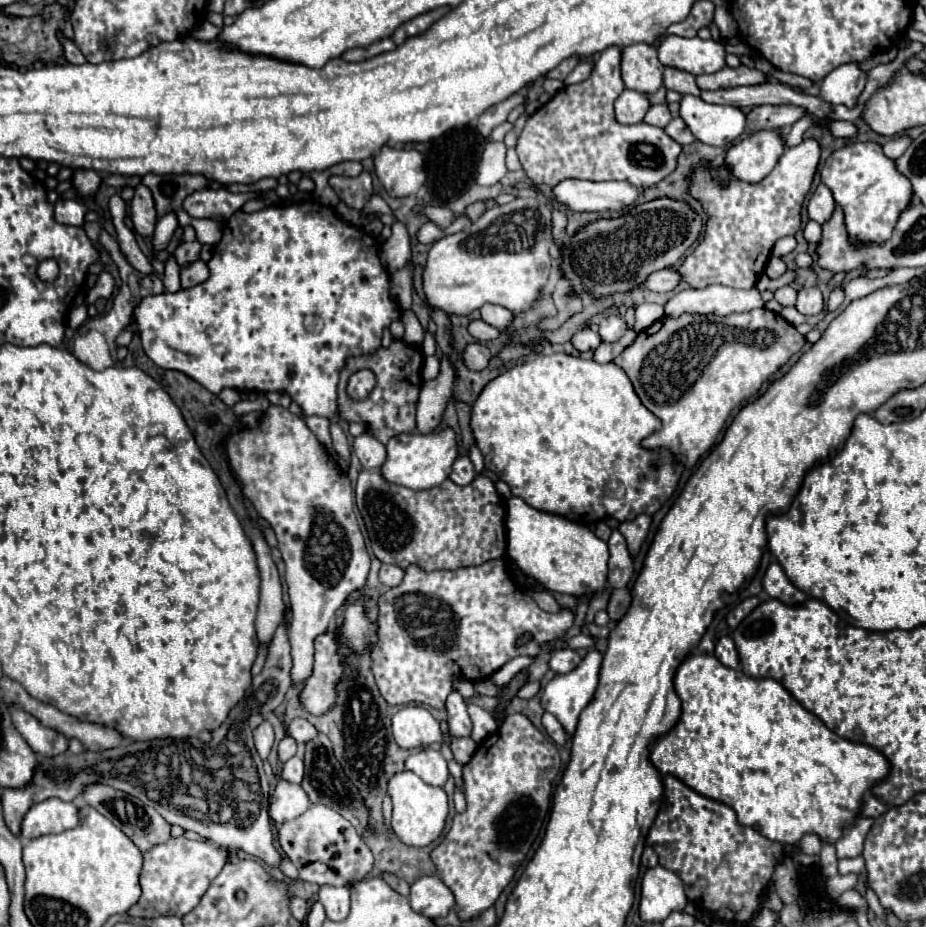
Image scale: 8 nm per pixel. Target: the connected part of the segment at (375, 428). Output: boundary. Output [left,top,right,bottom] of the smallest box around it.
[339,340,423,444]

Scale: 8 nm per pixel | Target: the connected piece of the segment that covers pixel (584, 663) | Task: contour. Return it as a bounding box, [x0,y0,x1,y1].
[541,650,603,738]

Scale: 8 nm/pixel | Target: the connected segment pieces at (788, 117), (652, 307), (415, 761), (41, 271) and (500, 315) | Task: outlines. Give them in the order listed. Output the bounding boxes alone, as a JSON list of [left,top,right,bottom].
[[747,106,807,132],[633,304,665,332],[405,748,449,786],[36,259,59,282],[481,304,513,328]]

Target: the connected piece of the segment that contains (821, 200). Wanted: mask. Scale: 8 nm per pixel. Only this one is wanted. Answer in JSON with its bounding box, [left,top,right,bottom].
[807,184,835,224]

